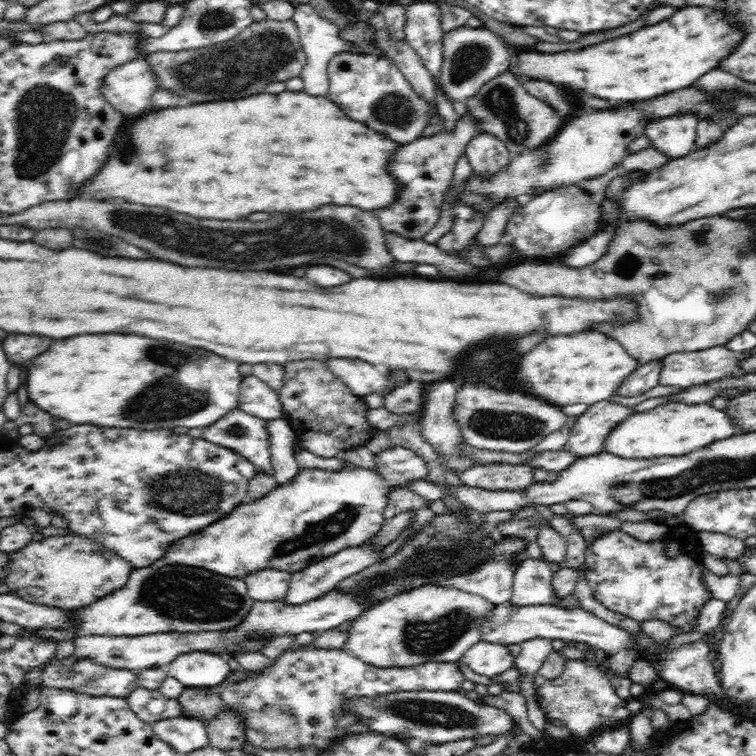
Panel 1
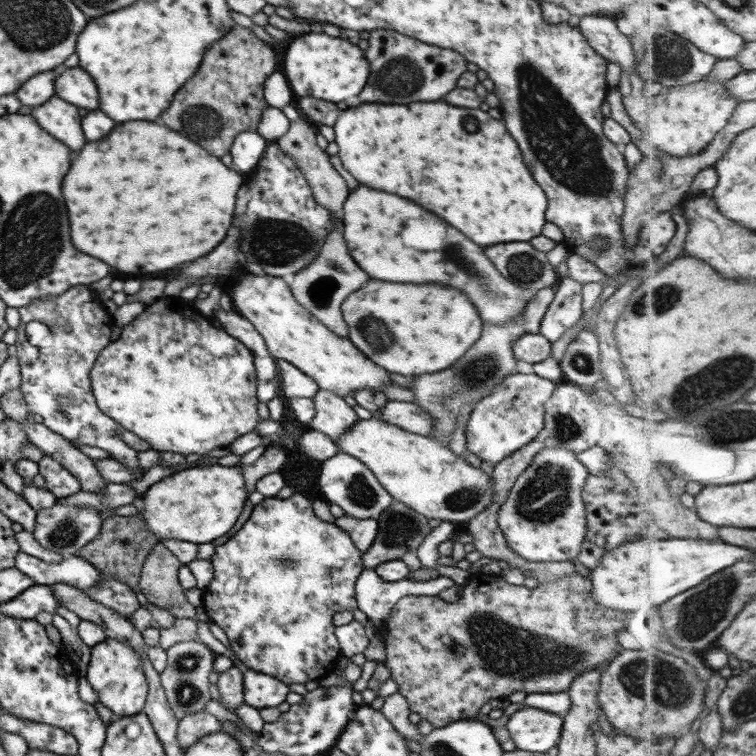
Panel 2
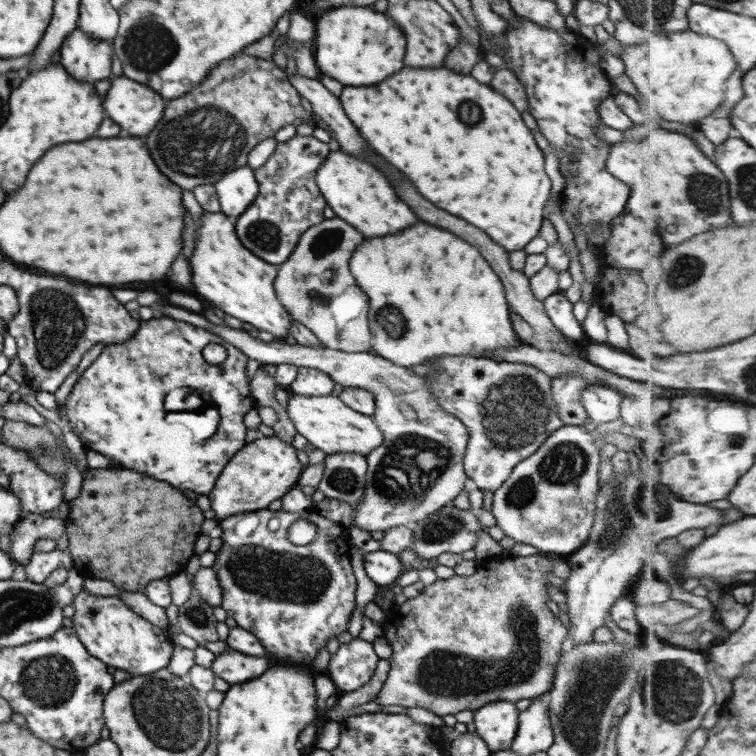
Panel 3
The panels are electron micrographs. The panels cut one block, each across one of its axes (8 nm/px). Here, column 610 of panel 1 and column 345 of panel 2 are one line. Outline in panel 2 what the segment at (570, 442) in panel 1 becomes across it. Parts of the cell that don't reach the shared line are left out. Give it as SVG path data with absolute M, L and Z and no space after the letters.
M318 389L310 400L315 414L307 426L325 434L335 444L336 439L358 420L354 410L333 392Z

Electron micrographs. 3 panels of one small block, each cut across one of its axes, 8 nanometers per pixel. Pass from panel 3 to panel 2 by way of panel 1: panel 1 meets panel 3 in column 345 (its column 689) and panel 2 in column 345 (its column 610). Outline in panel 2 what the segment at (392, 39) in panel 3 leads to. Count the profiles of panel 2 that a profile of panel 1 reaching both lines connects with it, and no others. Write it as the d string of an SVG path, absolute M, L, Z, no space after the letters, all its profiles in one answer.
M311 32L295 38L289 44L283 62L283 74L297 96L313 96L327 102L341 102L361 92L369 74L369 64L363 56L363 50L349 44L347 40Z

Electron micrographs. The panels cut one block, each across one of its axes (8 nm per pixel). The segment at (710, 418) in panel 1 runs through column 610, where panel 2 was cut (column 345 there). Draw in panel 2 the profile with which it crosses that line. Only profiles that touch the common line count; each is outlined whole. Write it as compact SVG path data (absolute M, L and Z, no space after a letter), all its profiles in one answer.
M372 417L369 420L357 420L345 434L341 434L336 439L336 446L339 453L349 454L362 462L394 502L401 502L406 508L422 514L426 519L436 518L454 523L467 522L485 507L493 504L490 475L483 473L479 467L471 466L463 458L453 454L445 444L440 444L430 437L411 434Z

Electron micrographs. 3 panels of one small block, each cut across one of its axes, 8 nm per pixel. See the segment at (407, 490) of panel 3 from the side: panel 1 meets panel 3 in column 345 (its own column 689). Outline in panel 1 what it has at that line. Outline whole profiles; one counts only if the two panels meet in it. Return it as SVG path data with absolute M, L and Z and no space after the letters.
M714 346L708 350L668 354L661 360L658 385L688 389L736 373L740 354L725 346Z

